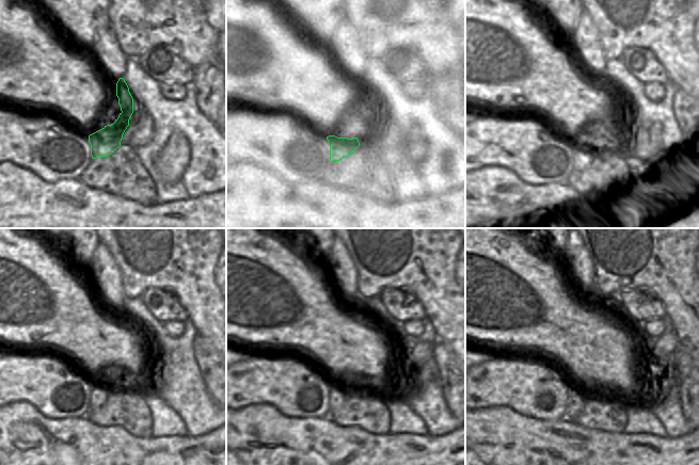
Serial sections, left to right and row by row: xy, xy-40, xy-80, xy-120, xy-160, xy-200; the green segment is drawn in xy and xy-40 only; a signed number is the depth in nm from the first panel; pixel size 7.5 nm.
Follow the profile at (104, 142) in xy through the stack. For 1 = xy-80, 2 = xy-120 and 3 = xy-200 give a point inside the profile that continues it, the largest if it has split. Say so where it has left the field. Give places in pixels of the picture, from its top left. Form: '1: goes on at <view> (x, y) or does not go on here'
1: goes on at xy-80 (580, 160)
2: goes on at xy-120 (99, 394)
3: goes on at xy-200 (575, 398)

